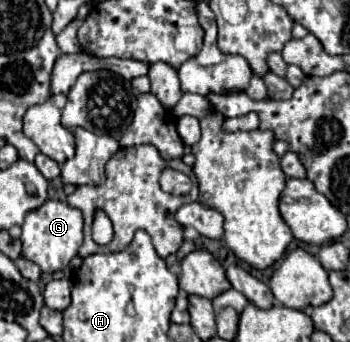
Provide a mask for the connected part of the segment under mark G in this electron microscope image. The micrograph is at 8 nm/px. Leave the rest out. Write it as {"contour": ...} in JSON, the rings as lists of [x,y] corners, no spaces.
{"contour":[[[47,200],[41,208],[27,212],[23,222],[21,242],[23,242],[23,256],[35,262],[43,272],[53,274],[57,270],[65,270],[83,244],[81,212],[77,208],[69,208],[69,204],[61,200]]]}

